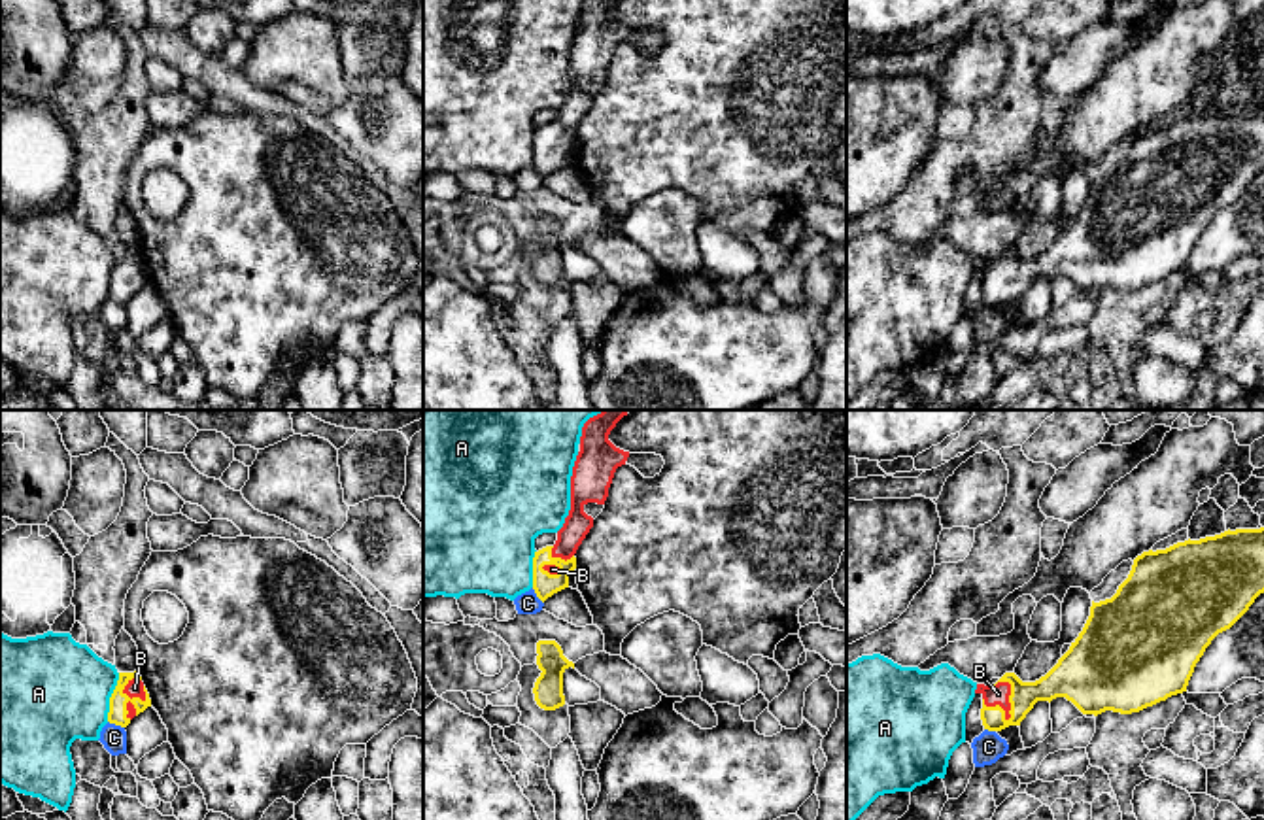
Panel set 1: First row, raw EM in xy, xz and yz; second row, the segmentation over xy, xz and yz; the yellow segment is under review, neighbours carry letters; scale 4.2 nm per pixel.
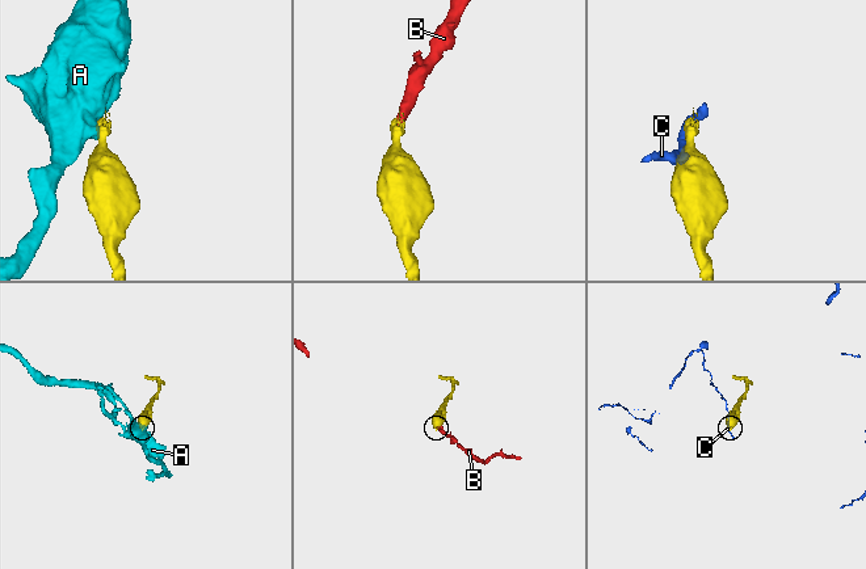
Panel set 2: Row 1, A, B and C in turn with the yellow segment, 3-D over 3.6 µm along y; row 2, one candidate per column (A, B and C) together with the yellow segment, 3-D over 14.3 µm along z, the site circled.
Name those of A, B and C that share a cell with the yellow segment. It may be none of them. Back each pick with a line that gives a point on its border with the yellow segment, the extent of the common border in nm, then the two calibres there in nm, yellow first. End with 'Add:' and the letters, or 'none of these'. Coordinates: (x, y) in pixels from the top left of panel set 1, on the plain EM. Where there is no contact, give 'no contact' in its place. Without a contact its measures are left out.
B: meets yellow in xy at (127, 273); contact 190 nm long; 80 nm thick on the yellow side, 80 nm on the other
Add: B

